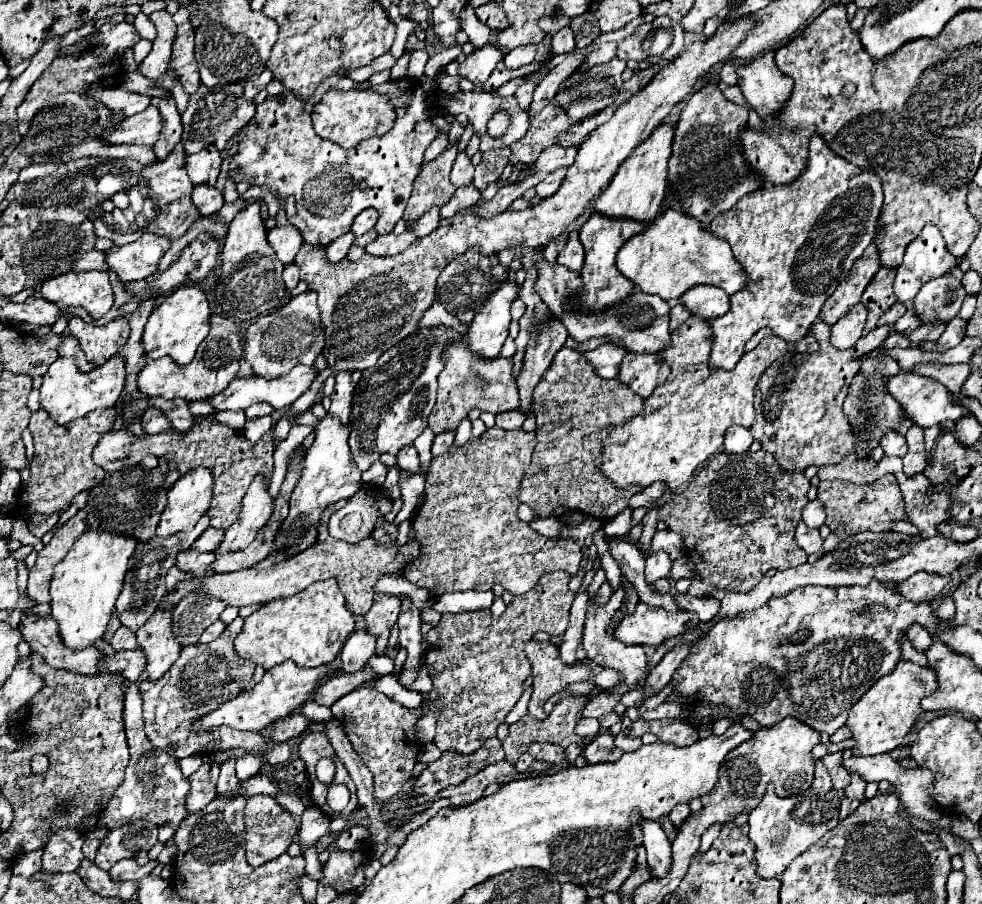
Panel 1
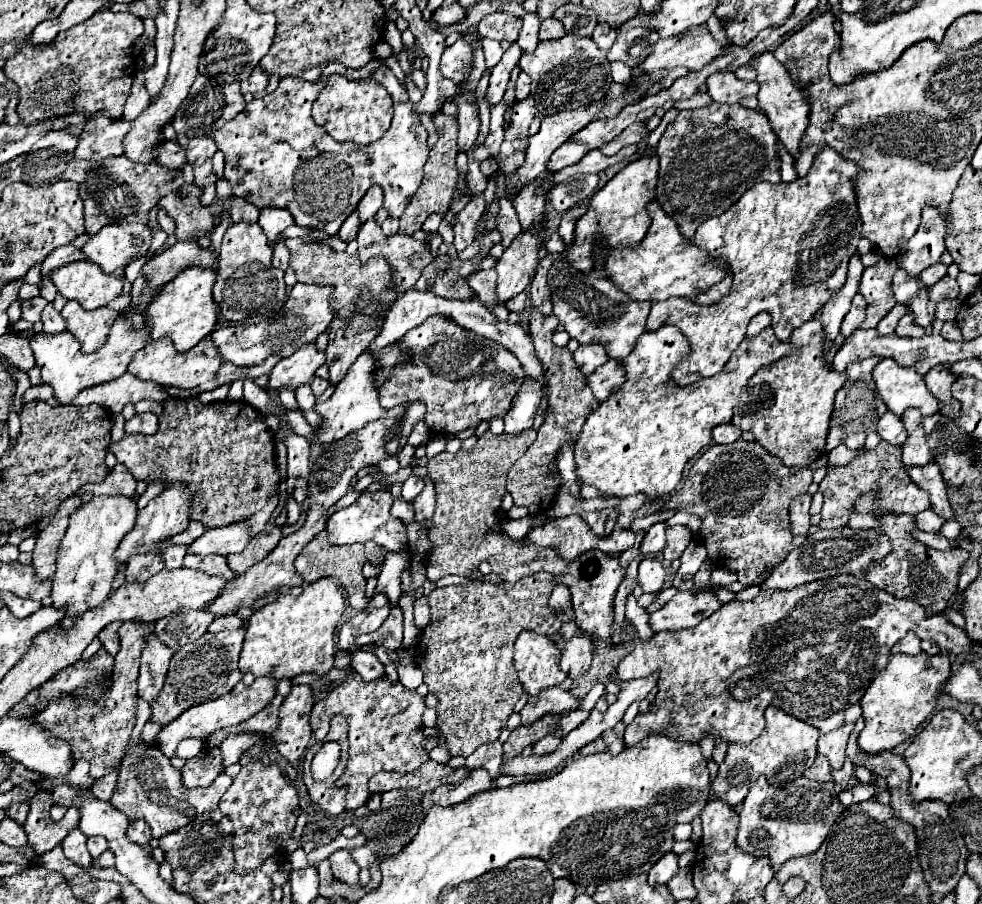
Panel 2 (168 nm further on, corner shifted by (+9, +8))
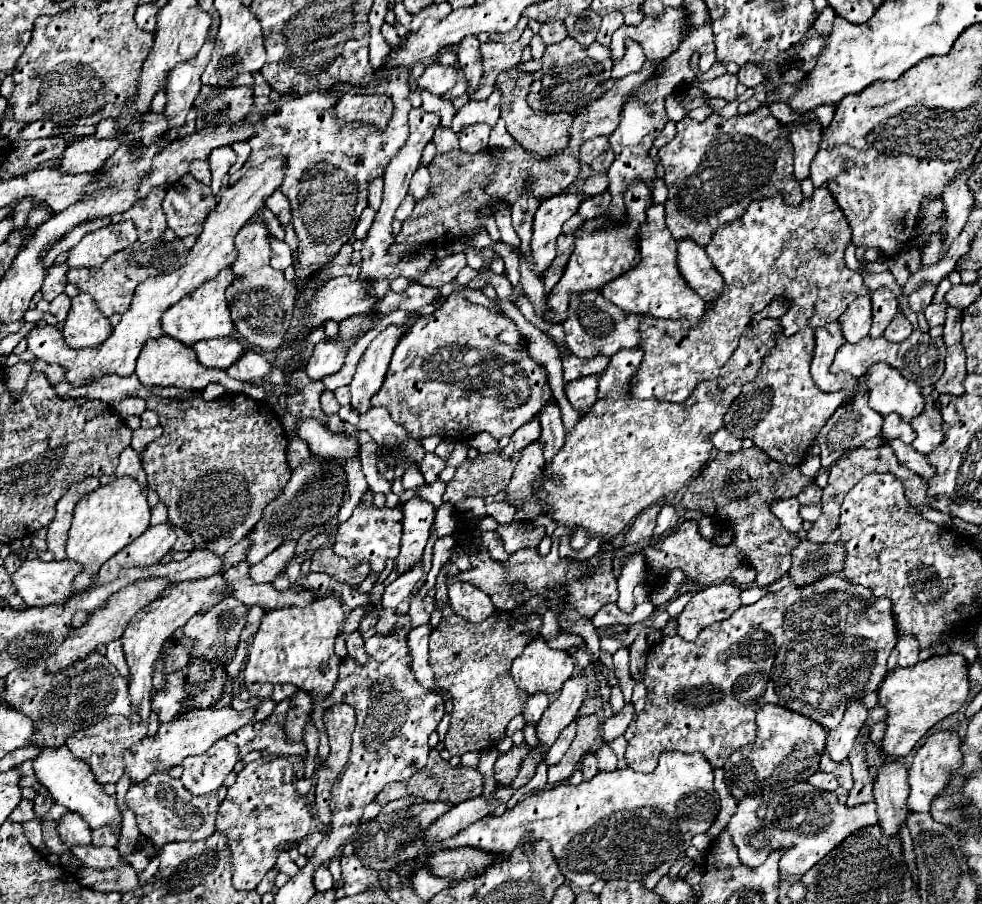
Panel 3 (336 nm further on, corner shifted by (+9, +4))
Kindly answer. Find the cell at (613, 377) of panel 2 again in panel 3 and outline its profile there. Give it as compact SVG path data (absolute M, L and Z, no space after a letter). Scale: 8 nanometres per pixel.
M586 376L586 378L576 378L572 382L566 382L564 392L566 392L566 398L572 404L572 408L578 414L584 414L596 402L598 376Z

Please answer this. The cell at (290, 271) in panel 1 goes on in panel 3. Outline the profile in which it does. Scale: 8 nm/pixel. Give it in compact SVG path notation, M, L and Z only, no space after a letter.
M270 234L270 266L276 270L286 270L288 266L292 266L292 250L288 248L288 244L284 240L274 238L274 234Z

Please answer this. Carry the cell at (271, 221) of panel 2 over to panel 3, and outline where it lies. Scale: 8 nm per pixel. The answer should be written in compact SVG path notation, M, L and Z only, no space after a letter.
M276 190L276 192L266 200L266 206L278 216L278 220L280 220L282 224L288 224L288 222L292 220L290 202L288 202L288 198L286 198L280 190Z

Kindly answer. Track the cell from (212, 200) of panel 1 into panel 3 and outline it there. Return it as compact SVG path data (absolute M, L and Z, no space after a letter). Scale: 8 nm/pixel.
M228 146L226 148L216 148L210 154L208 162L210 162L210 170L212 170L212 184L210 184L210 188L212 188L214 196L218 196L220 188L222 188L222 178L228 174L230 166L236 162L236 154Z

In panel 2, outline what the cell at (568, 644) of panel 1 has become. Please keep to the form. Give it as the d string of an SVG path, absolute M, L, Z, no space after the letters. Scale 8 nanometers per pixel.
M576 634L568 640L564 640L564 646L560 650L560 668L568 672L570 678L580 678L588 668L592 660L592 642L584 634Z

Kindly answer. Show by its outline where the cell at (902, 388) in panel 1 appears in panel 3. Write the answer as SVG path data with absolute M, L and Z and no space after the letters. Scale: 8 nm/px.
M872 364L872 368L866 372L866 378L870 408L880 416L896 412L910 422L922 412L924 398L920 394L920 386L912 380L906 380L888 364Z

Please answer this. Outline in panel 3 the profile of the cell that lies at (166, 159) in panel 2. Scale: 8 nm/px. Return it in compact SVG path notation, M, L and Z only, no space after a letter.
M194 160L192 166L190 166L190 174L200 180L202 184L210 184L212 176L210 176L210 164L208 162L200 162L200 160Z

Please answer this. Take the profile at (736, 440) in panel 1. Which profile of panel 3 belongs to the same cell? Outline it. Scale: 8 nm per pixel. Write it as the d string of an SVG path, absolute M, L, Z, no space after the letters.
M720 428L720 430L712 436L712 444L714 444L716 450L726 452L726 454L738 452L738 450L742 448L742 442L740 442L736 436L732 436L726 428Z

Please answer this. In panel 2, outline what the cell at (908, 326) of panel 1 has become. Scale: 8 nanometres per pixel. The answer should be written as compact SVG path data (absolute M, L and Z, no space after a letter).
M898 270L898 272L894 274L892 286L894 286L896 302L902 302L902 304L908 304L908 302L910 302L910 298L912 298L912 296L916 296L916 292L920 290L920 282L918 282L918 280L908 278L904 270Z

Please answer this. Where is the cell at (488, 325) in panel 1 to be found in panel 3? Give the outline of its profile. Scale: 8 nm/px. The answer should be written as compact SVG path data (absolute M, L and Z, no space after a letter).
M558 194L544 200L534 216L534 236L532 236L532 266L536 274L542 274L556 258L556 238L562 234L562 224L574 216L582 204L584 196Z

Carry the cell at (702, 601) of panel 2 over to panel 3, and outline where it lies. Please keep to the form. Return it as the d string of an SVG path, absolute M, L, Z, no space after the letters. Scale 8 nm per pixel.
M734 582L714 584L696 592L678 618L678 636L692 642L706 626L728 620L728 616L742 606L740 594L742 586Z

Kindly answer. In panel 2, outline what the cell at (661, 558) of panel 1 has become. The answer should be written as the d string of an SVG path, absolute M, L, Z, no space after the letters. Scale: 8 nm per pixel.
M662 522L658 524L652 524L640 544L640 552L646 556L646 554L658 554L664 550L664 544L666 544L666 536L664 536L664 530L666 526Z

